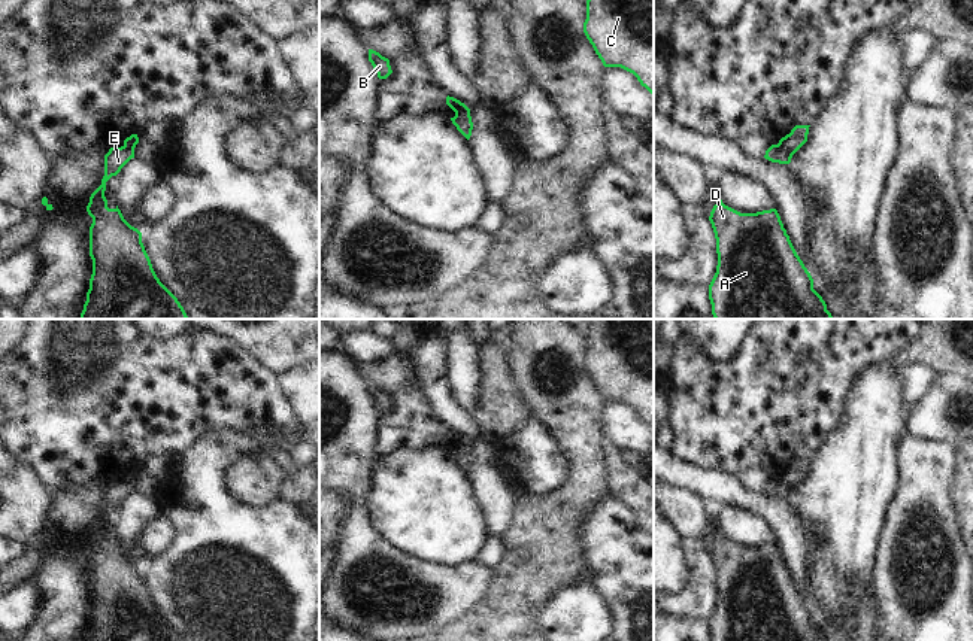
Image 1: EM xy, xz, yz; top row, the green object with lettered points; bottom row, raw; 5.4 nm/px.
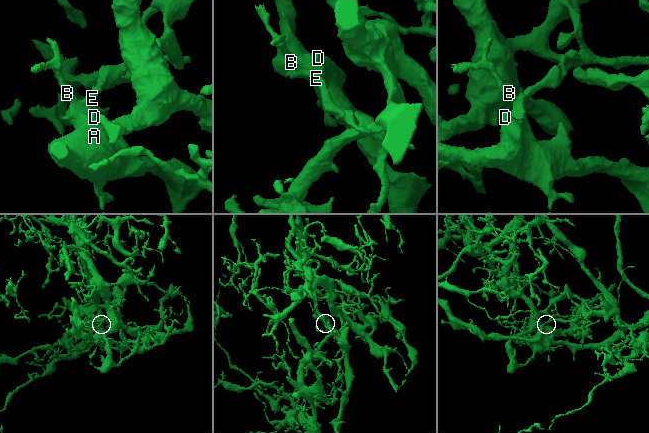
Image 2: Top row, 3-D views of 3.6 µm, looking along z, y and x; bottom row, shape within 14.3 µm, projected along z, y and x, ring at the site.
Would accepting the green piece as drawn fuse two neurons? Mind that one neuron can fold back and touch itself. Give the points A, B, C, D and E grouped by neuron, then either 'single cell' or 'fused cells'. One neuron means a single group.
A B D E / C | fused cells

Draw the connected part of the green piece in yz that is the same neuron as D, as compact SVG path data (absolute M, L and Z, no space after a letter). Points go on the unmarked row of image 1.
M718 535L709 550L718 599L709 619L712 641L827 641L797 589L776 543L740 547Z

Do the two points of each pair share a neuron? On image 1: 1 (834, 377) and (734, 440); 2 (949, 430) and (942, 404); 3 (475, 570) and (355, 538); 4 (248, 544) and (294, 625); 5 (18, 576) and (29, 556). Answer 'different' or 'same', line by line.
1: same
2: same
3: same
4: same
5: same

